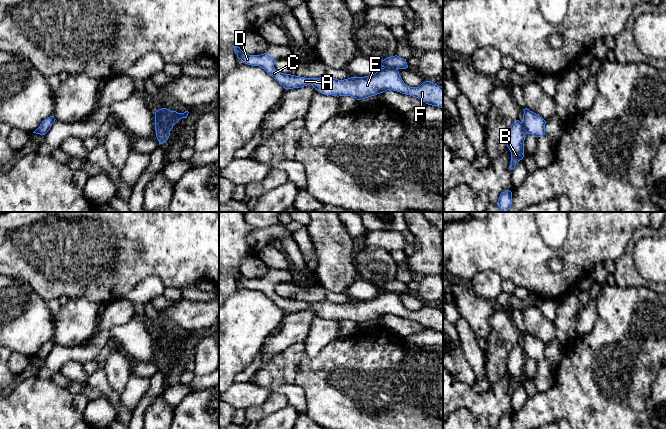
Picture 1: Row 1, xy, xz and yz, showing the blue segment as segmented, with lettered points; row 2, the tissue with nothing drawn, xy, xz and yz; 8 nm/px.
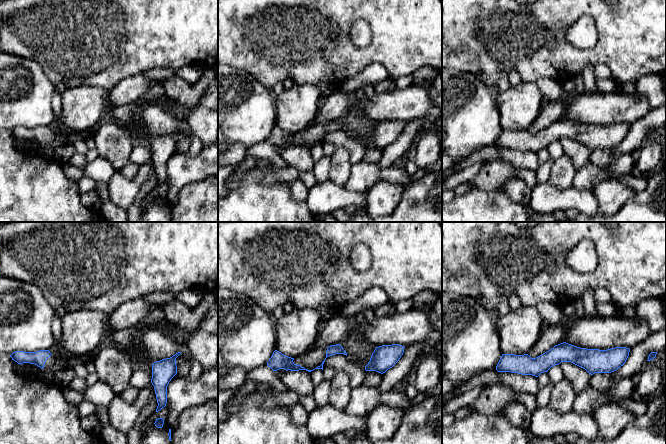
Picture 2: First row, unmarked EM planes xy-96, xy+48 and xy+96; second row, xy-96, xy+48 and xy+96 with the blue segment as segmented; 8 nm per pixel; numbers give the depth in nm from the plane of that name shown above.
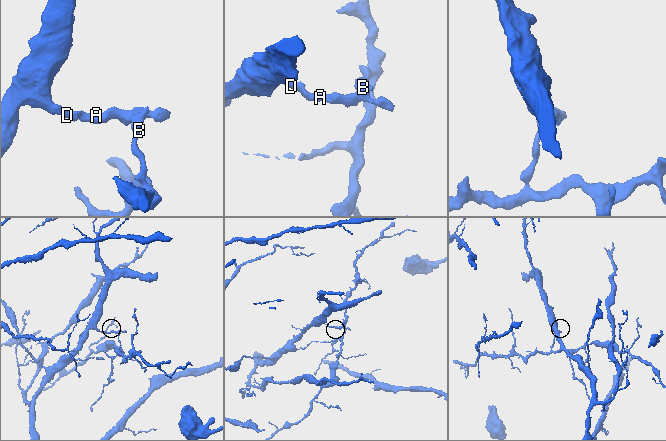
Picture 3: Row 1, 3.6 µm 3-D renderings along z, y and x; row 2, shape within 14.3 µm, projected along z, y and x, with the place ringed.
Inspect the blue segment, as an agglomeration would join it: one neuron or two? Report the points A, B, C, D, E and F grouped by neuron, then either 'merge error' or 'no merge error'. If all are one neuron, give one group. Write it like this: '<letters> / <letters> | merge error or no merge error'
A C D E F / B | merge error

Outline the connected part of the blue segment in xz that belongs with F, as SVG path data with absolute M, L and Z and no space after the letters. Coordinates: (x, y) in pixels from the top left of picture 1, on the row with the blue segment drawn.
M238 46L234 47L234 52L237 58L245 64L264 69L285 89L300 88L311 84L319 93L324 95L351 96L357 100L393 90L443 109L443 87L430 81L425 81L418 87L410 87L404 83L398 69L380 68L371 76L351 77L344 80L331 78L327 75L320 78L304 78L277 71L274 67L276 60L267 53L249 55Z

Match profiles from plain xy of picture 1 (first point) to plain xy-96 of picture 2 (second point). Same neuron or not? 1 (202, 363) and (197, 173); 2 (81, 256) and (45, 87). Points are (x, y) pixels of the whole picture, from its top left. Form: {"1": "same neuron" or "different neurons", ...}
{"1": "different neurons", "2": "different neurons"}

